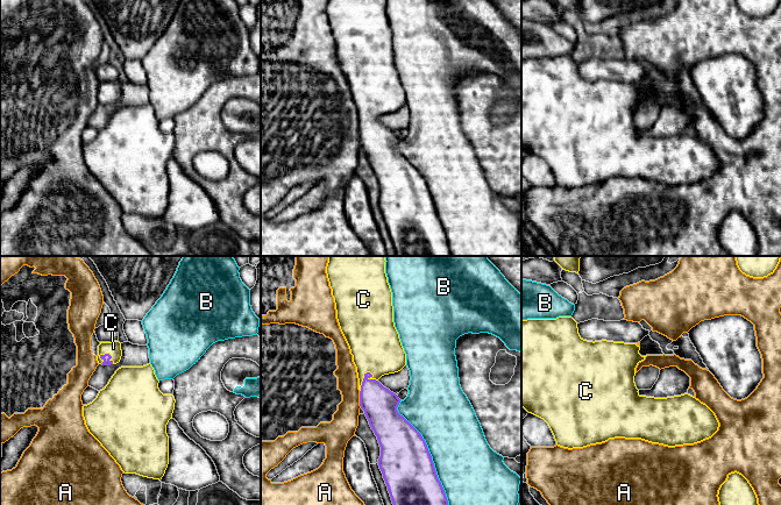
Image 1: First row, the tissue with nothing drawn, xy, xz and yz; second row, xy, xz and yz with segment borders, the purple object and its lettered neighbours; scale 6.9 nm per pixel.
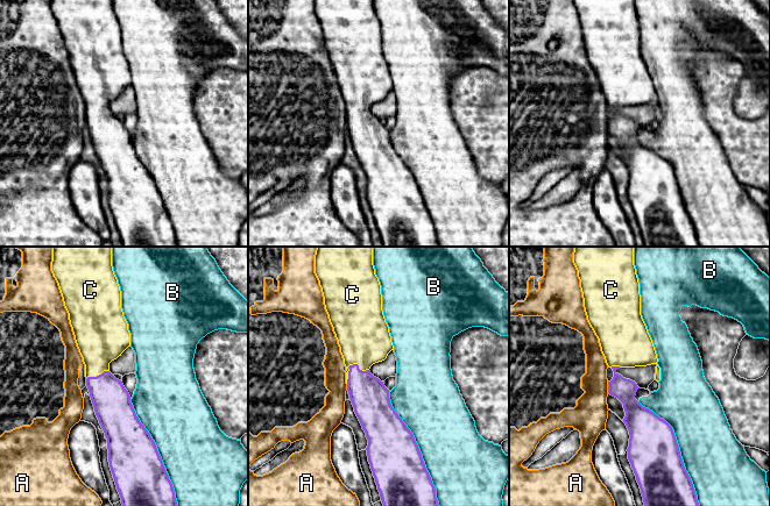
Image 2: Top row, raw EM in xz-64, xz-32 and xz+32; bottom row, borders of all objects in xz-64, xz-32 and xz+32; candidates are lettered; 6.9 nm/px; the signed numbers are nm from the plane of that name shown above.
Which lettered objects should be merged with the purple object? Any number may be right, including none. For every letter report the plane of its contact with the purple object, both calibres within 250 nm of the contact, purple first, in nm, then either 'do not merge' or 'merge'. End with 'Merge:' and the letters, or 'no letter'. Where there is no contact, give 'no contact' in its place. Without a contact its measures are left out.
A: contact in xz; calibres 240 and 180 nm; do not merge
B: contact in xz; calibres 360 and 420 nm; do not merge
C: contact in xz; calibres 240 and 340 nm; merge
Merge: C

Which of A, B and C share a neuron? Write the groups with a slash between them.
A / B / C

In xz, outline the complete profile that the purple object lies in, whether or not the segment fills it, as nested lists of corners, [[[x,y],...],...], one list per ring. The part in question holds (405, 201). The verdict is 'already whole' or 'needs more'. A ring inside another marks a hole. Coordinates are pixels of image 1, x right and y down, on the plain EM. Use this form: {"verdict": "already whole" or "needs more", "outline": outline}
{"verdict": "needs more", "outline": [[[328,0],[326,13],[335,42],[336,58],[349,85],[356,106],[360,145],[377,176],[381,195],[378,205],[390,233],[397,256],[452,256],[448,240],[438,218],[432,195],[421,173],[398,152],[398,135],[384,127],[378,119],[400,111],[406,105],[406,93],[393,62],[392,31],[385,13],[386,0]]]}

